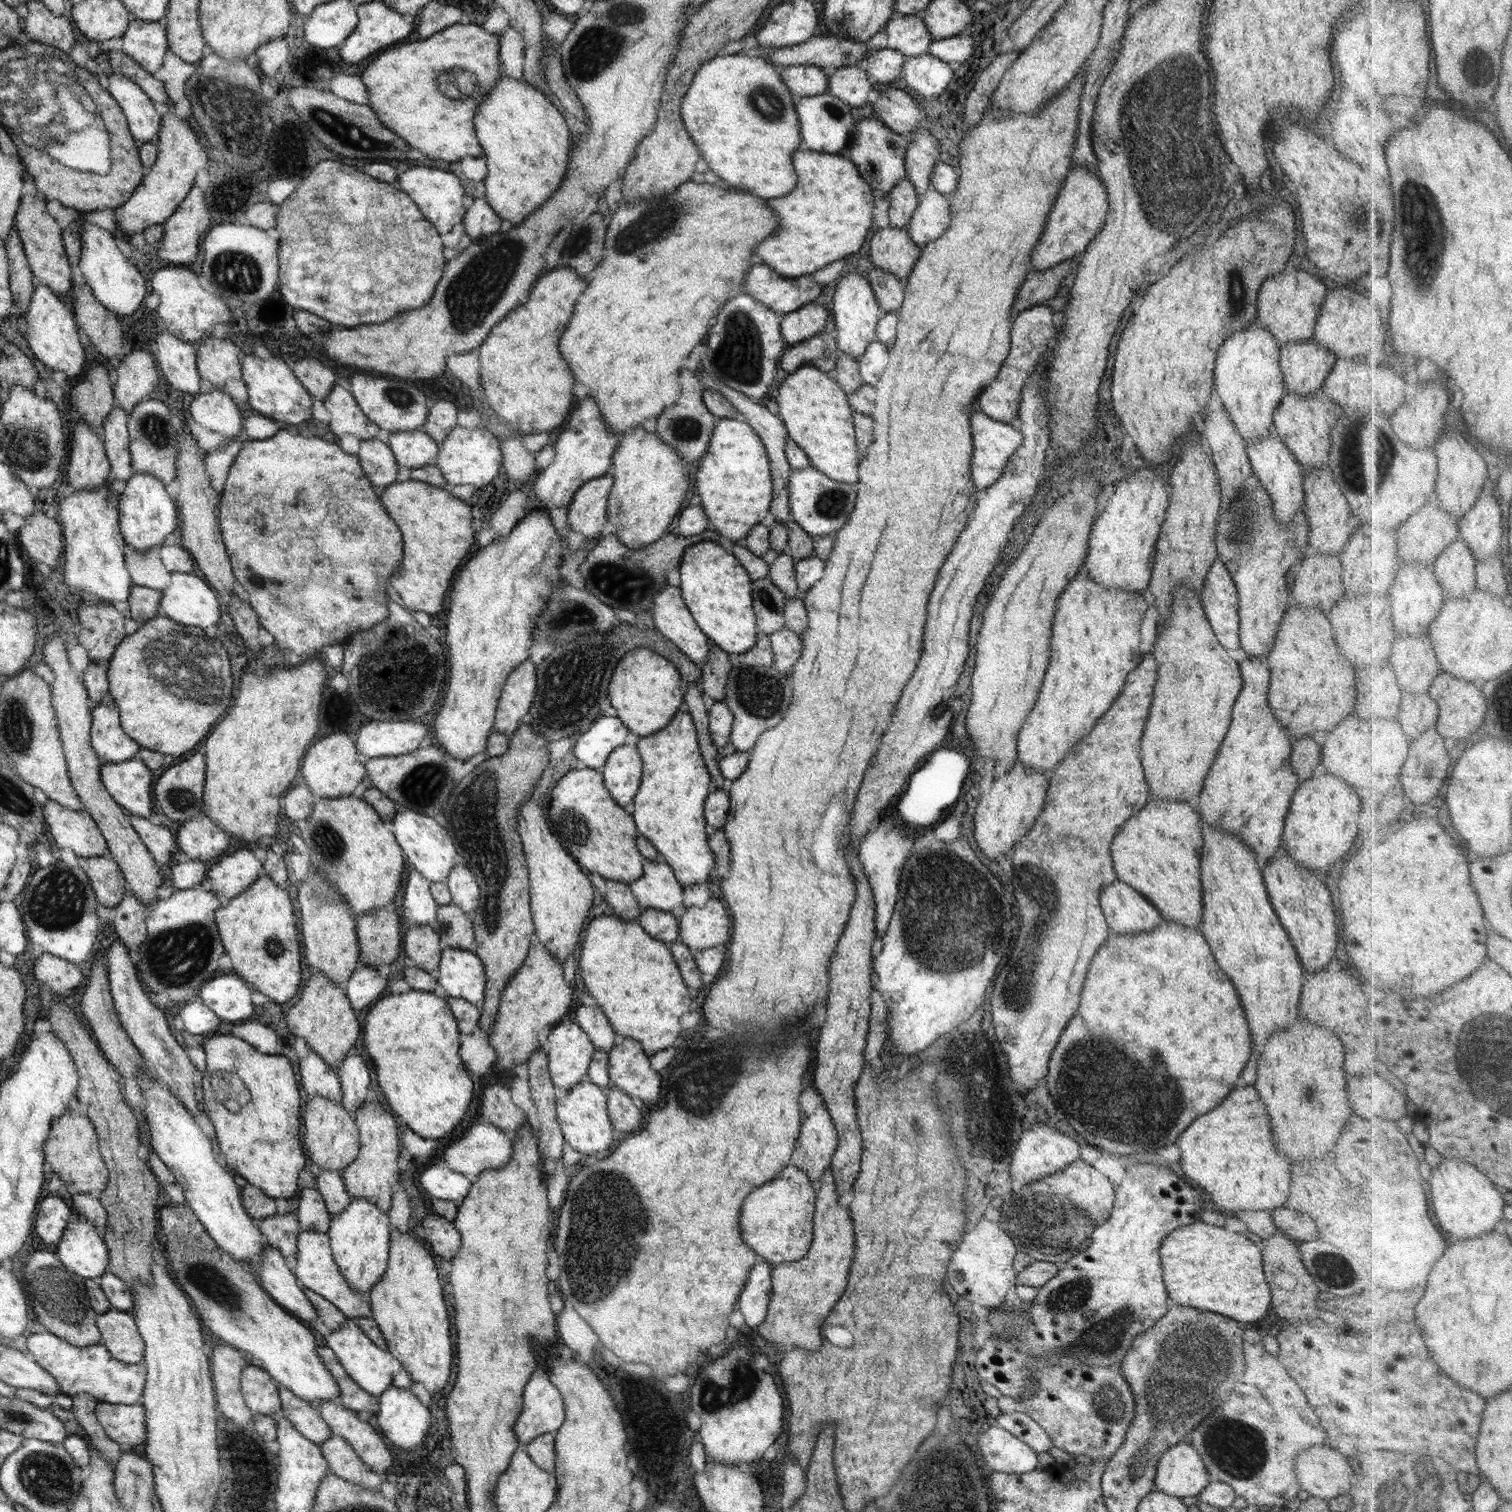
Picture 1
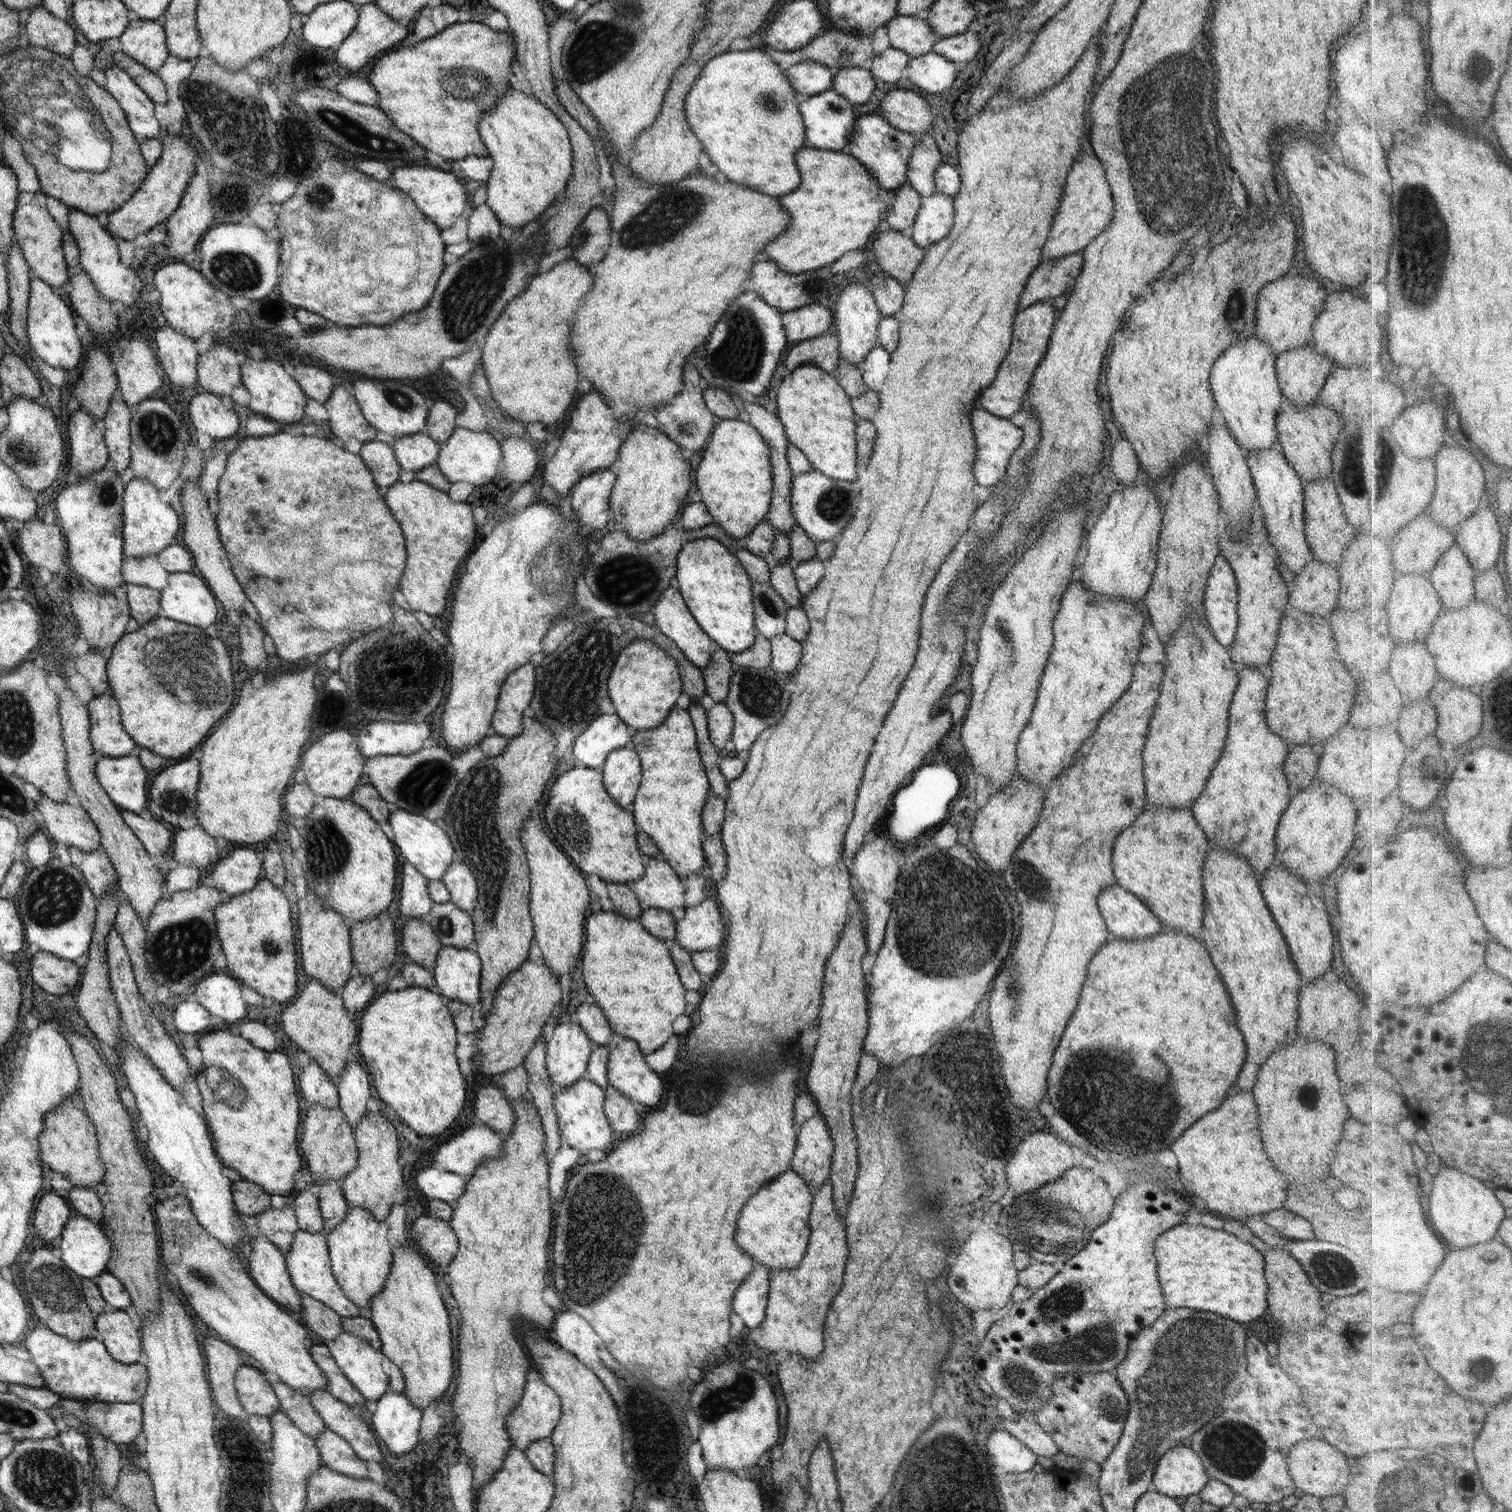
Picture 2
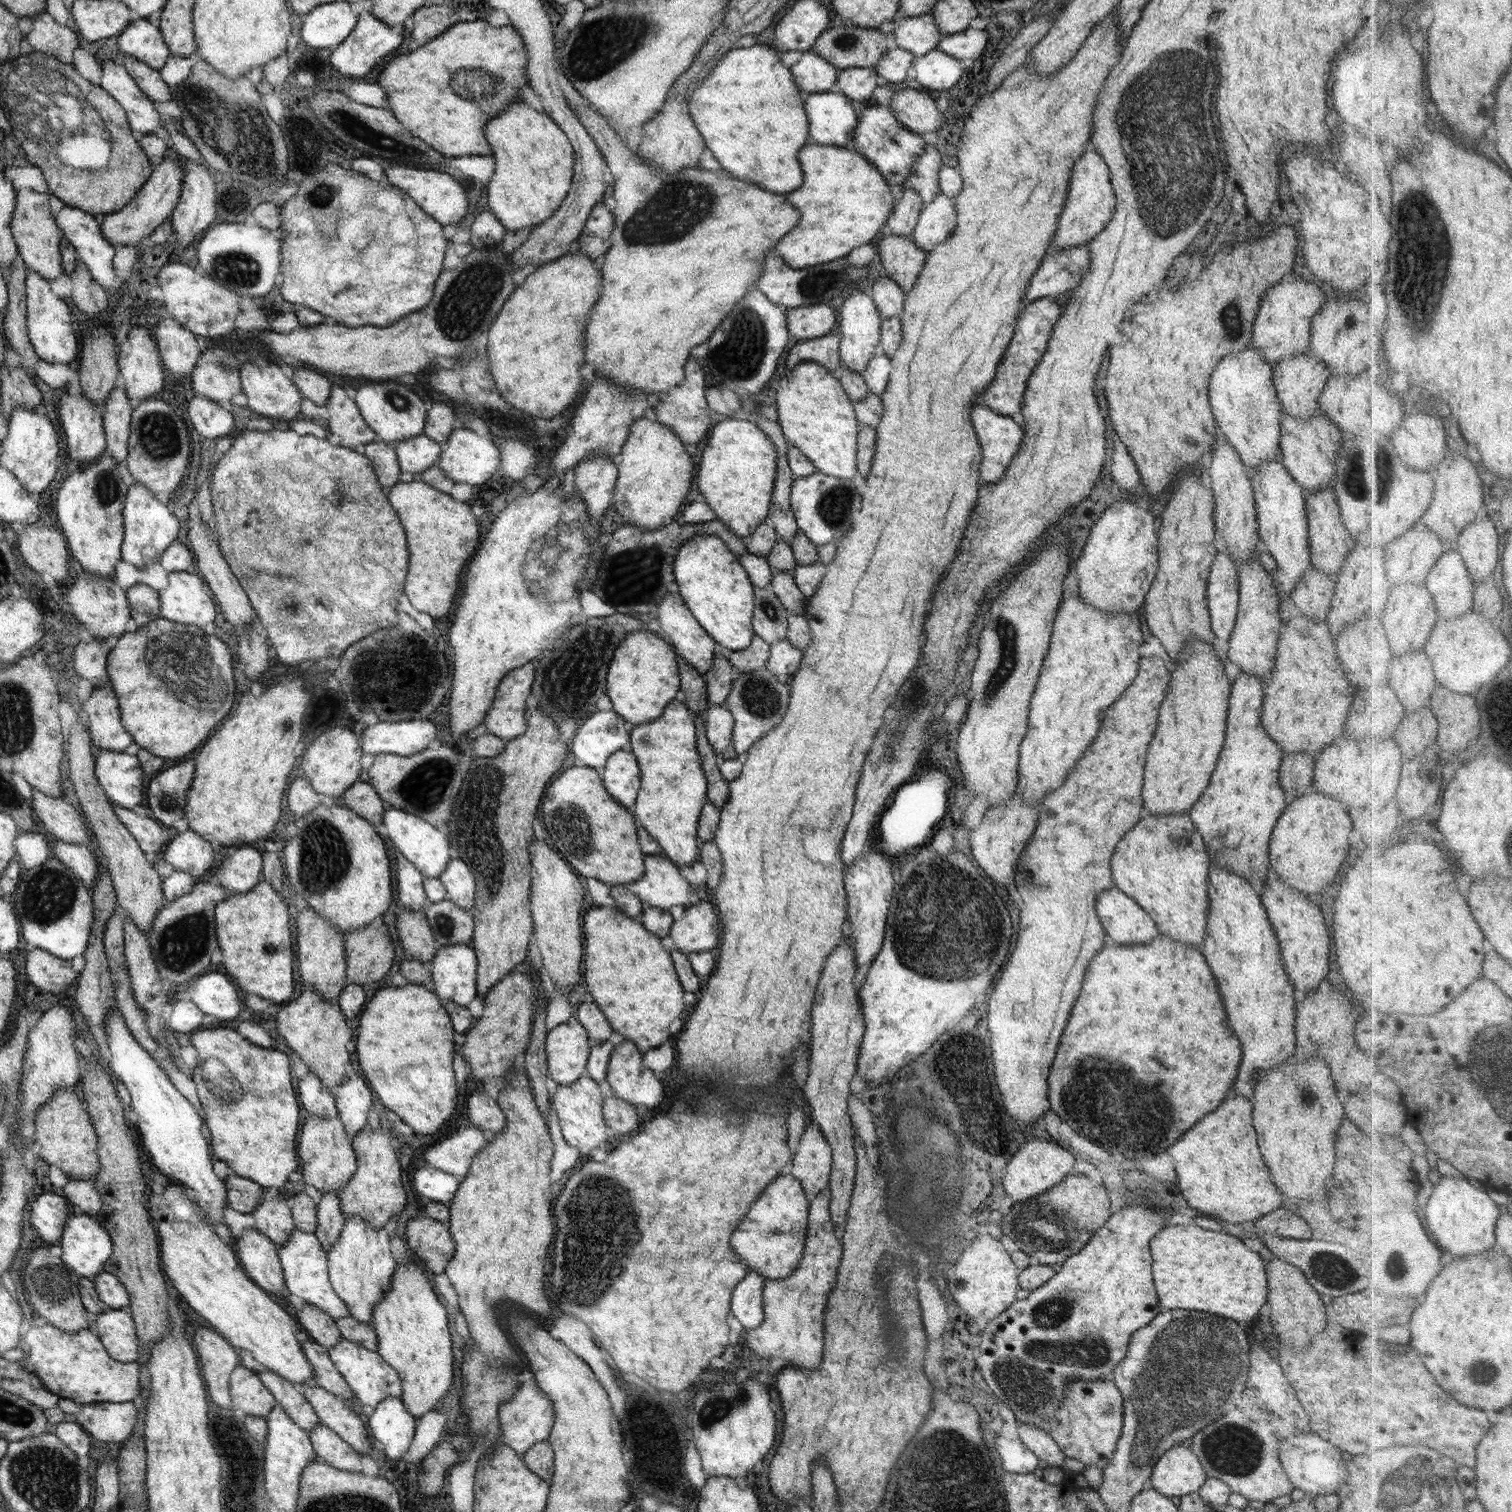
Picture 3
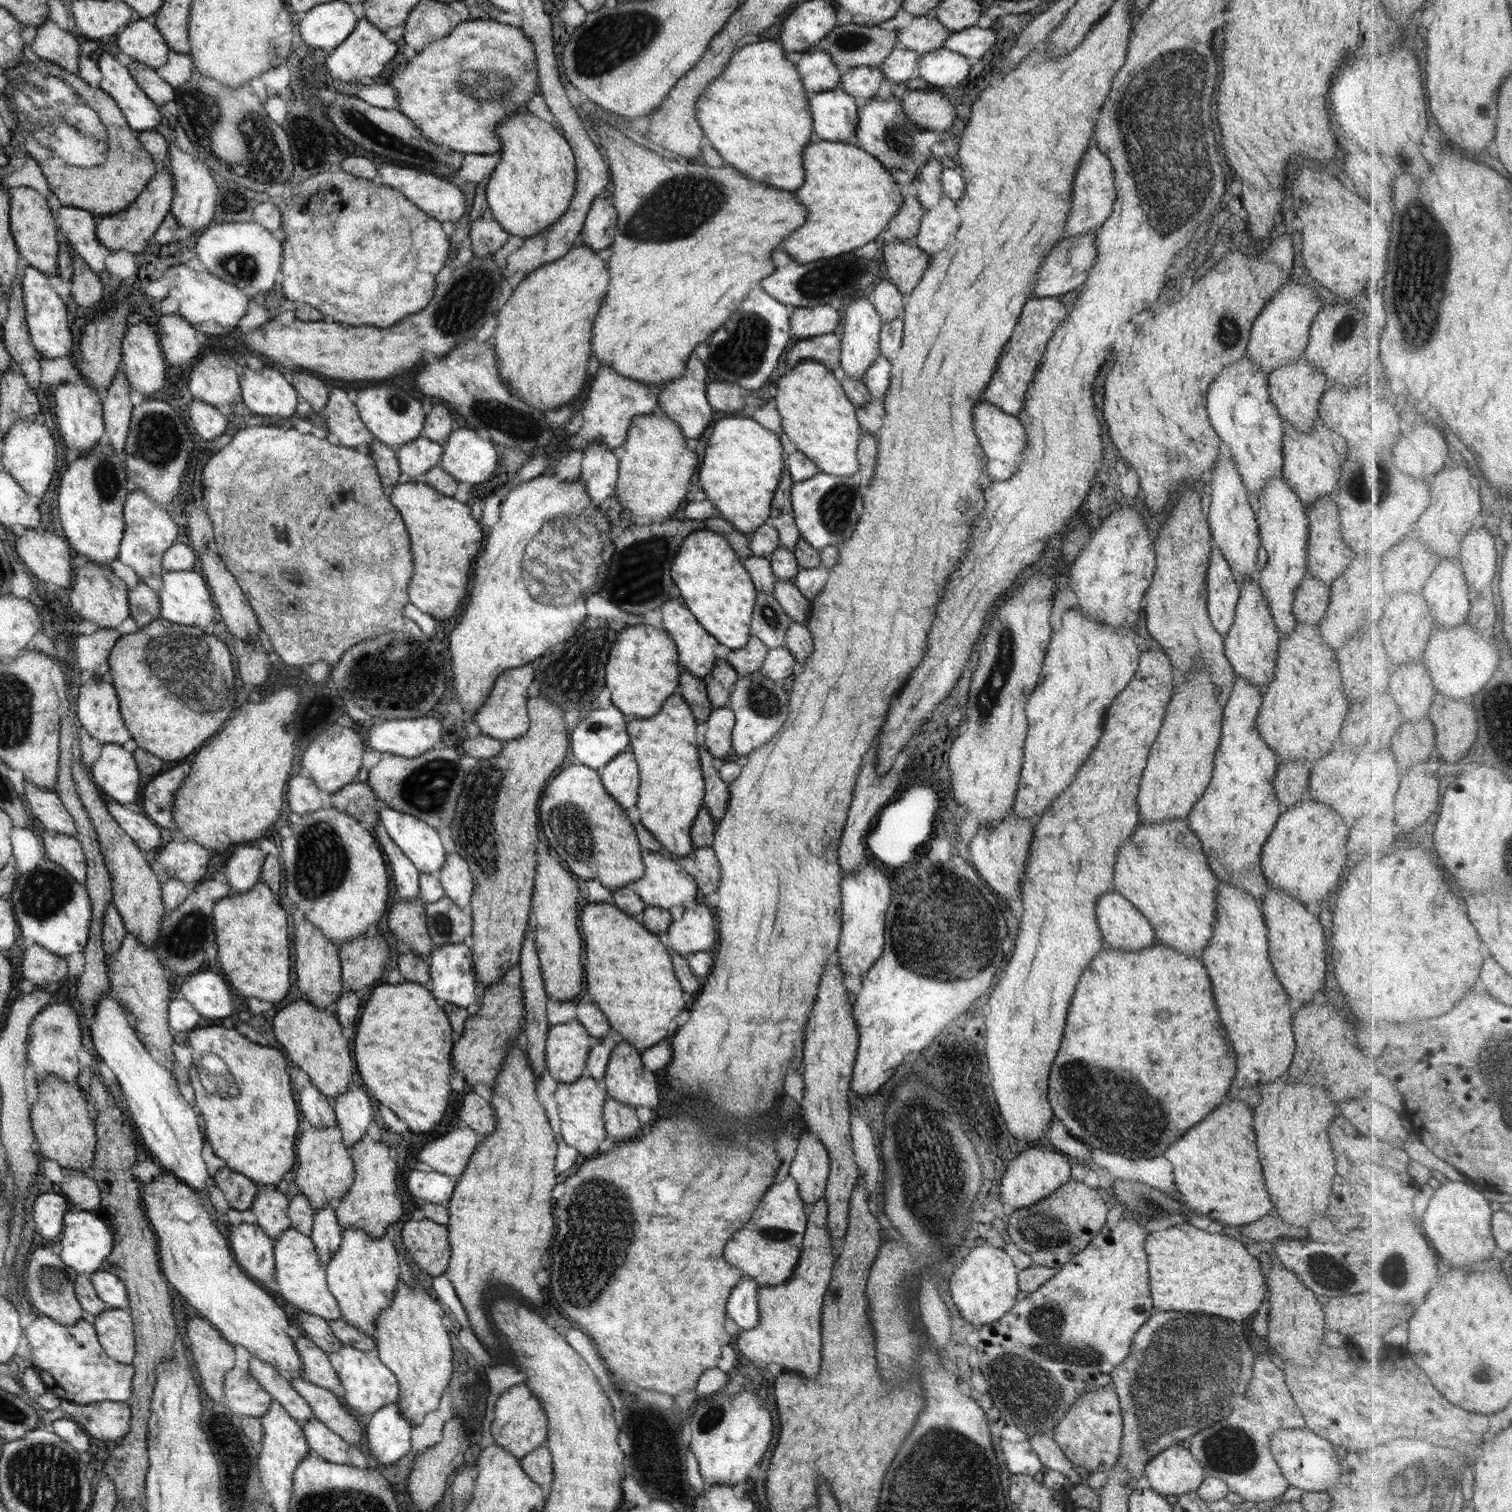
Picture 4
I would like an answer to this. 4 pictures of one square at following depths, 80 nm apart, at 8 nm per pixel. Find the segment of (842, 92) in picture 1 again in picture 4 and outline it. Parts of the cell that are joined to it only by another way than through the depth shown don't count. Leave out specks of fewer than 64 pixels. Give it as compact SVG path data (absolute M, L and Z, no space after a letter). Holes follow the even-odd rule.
M857 66L842 70L839 86L854 98L872 98L884 79L884 73L879 68Z

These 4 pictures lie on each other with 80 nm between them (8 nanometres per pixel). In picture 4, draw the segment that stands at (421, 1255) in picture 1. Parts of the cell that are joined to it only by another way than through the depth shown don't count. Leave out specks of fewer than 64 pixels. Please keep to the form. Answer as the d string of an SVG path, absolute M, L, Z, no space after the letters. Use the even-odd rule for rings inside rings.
M401 1281L391 1306L377 1318L374 1339L379 1359L396 1375L400 1390L397 1405L400 1414L412 1425L423 1424L424 1418L438 1409L442 1390L449 1385L454 1370L454 1350L442 1318L444 1310L422 1285L408 1287Z

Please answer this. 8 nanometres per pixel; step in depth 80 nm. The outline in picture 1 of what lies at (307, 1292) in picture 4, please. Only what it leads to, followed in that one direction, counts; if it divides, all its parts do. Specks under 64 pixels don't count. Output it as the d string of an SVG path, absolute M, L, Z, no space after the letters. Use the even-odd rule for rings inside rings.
M301 1230L298 1236L298 1254L296 1254L296 1266L294 1266L300 1285L305 1290L313 1290L316 1294L329 1300L347 1318L371 1317L372 1309L367 1297L355 1290L340 1272L339 1264L336 1264L334 1253L331 1250L331 1237L327 1233L314 1230Z

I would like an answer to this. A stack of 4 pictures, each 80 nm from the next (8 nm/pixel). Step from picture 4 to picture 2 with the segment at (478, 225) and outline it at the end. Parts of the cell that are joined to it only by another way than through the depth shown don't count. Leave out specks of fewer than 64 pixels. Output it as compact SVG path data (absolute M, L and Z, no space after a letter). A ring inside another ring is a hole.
M507 88L500 98L500 106L494 106L480 122L480 132L492 158L490 179L486 182L486 203L474 207L467 216L467 236L472 245L487 244L500 237L502 223L523 228L536 221L567 188L573 173L573 150L568 130L560 119L534 96L530 98L522 90Z

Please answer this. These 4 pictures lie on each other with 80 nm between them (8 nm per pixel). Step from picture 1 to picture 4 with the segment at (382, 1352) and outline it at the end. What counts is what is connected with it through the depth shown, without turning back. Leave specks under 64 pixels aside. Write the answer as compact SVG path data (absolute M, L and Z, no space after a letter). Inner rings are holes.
M342 1345L340 1350L329 1354L329 1359L343 1386L344 1402L347 1402L345 1405L354 1410L356 1415L372 1416L383 1406L399 1402L399 1381L379 1357L369 1356L365 1351L353 1346Z

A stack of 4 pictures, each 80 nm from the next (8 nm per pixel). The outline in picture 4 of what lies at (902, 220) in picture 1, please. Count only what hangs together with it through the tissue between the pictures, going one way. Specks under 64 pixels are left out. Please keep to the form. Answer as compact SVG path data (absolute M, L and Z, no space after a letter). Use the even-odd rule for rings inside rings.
M916 196L903 197L899 213L892 218L892 221L888 222L888 230L894 234L895 239L907 241L917 235L926 209Z

